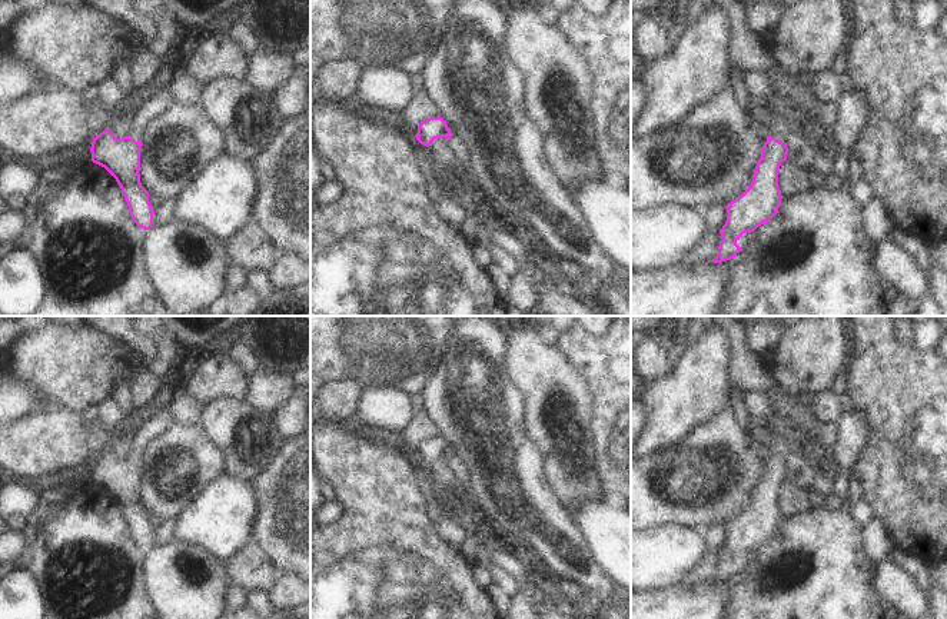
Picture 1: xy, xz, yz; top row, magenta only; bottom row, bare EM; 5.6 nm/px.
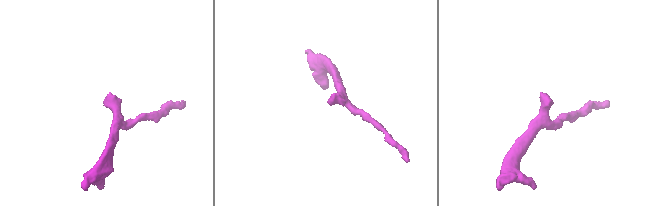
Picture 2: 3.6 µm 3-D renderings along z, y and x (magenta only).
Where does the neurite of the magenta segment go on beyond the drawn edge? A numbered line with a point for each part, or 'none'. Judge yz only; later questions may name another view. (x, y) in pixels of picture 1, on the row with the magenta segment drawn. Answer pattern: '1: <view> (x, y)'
1: yz (781, 127)

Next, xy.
1: xy (158, 103)

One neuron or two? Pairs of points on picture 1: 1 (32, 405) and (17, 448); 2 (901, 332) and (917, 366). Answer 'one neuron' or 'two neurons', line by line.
1: two neurons
2: two neurons

